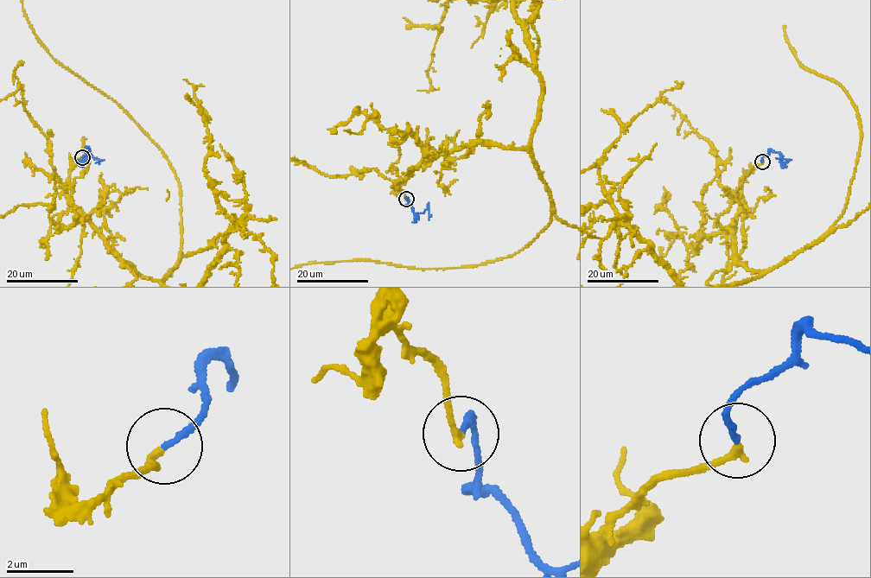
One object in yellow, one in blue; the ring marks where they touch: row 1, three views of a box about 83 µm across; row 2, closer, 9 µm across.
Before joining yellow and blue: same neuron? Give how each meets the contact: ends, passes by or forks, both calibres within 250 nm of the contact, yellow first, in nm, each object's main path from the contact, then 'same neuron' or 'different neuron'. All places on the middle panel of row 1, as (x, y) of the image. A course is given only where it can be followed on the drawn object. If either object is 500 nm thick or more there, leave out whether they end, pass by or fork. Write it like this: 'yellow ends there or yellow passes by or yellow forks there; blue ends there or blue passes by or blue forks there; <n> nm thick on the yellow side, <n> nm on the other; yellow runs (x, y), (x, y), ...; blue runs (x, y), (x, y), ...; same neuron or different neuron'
yellow ends there; blue ends there; 240 nm thick on the yellow side, 190 nm on the other; yellow runs (406, 199), (397, 183), (425, 157), (495, 143), (533, 155), (551, 221), (480, 264); blue runs (406, 199), (416, 213), (427, 209), (429, 219); same neuron

